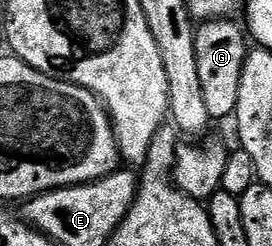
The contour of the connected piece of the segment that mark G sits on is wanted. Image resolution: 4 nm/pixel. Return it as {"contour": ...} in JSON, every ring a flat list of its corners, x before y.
{"contour":[[233,18,211,19,203,22,195,30,194,44,196,45,196,69,200,73,200,90,204,92,204,102,208,105,211,120,226,119,237,112,237,98,240,97,241,74,244,73,245,61,248,54,248,35,241,26,234,24]]}

